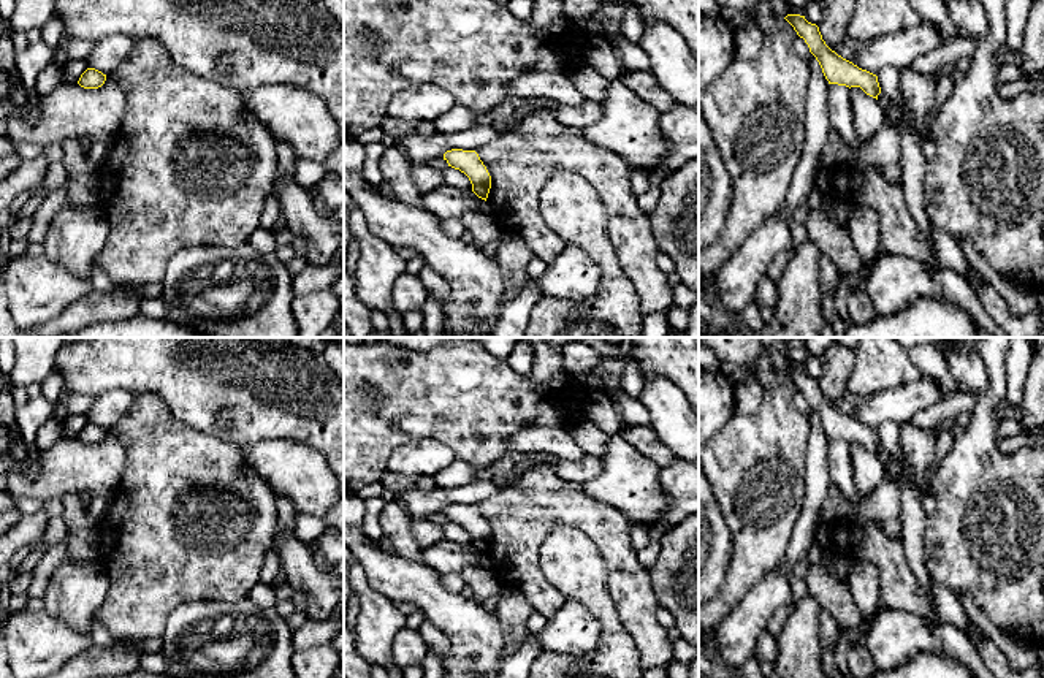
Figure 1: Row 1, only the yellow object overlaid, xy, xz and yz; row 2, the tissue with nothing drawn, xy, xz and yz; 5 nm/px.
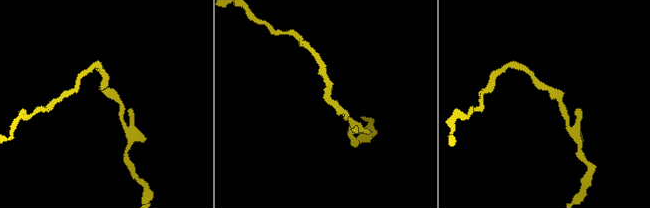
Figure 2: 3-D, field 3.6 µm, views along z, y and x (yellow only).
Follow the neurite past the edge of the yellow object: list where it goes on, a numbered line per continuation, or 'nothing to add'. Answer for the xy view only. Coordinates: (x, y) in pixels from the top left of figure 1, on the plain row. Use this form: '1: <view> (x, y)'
nothing to add

